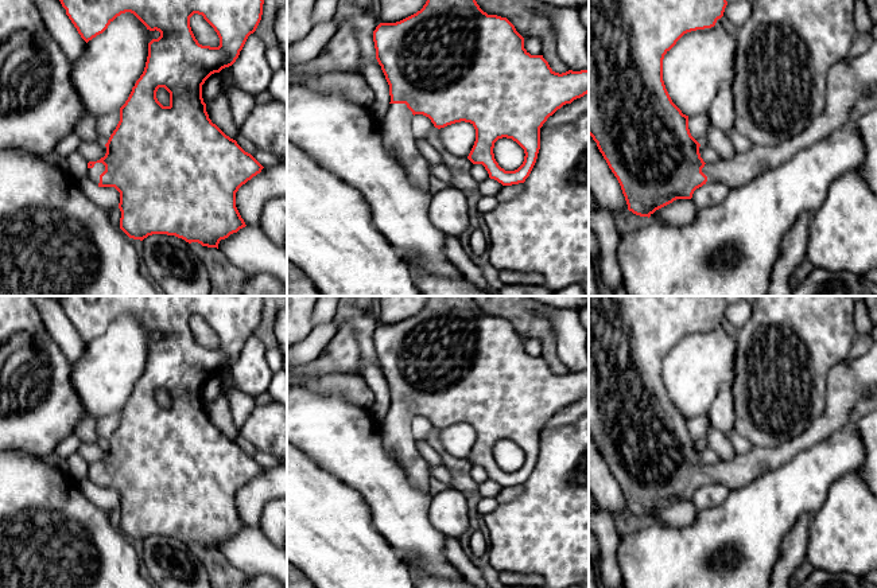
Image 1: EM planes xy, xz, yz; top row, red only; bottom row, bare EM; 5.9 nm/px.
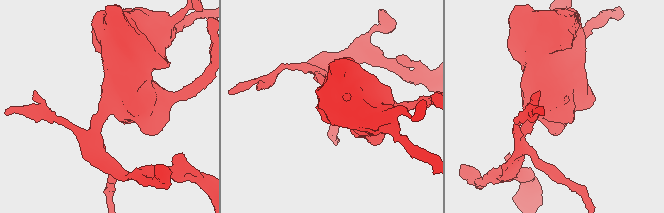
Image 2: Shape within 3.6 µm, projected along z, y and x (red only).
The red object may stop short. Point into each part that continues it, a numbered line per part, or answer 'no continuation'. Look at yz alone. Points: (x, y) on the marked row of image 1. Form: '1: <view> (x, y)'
1: yz (843, 93)

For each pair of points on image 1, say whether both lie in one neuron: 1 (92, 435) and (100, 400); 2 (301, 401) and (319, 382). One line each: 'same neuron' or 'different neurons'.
1: different neurons
2: different neurons

